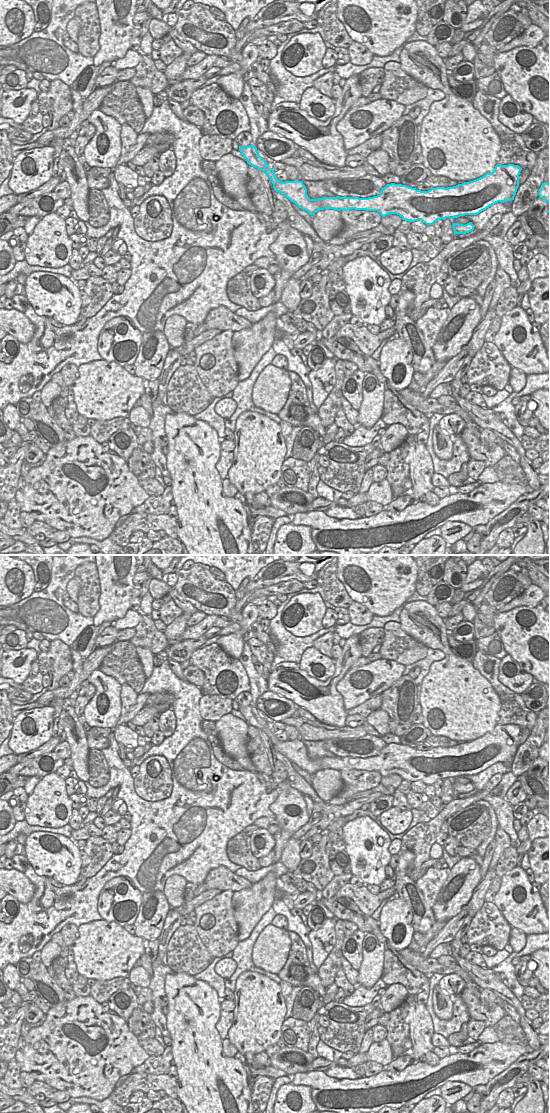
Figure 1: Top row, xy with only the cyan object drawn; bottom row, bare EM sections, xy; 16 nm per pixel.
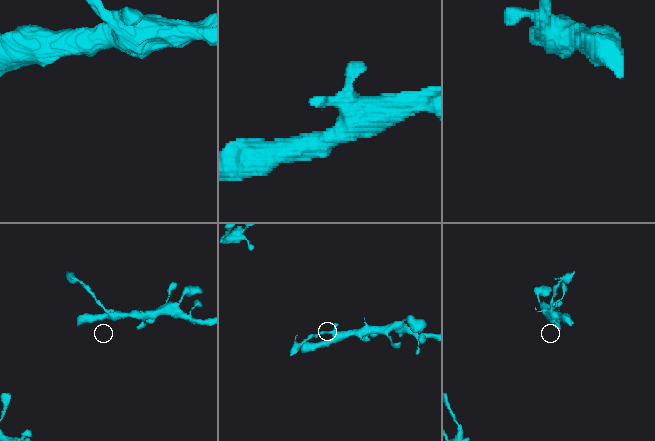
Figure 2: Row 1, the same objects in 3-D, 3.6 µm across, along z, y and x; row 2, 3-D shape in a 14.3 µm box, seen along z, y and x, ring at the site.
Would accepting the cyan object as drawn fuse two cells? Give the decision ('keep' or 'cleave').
cleave

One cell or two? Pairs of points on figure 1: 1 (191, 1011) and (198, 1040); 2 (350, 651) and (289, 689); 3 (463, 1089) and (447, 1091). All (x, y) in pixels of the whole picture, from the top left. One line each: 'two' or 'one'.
1: one
2: one
3: one

